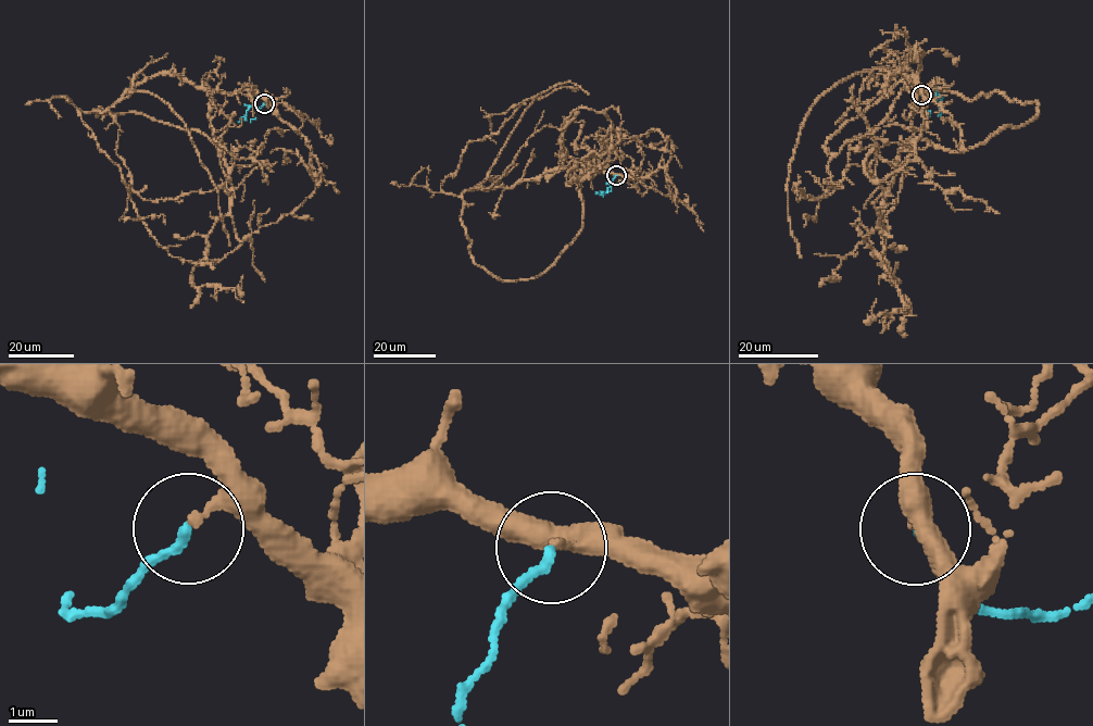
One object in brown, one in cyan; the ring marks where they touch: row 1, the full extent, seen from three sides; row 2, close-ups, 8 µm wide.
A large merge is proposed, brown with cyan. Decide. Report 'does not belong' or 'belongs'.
belongs

